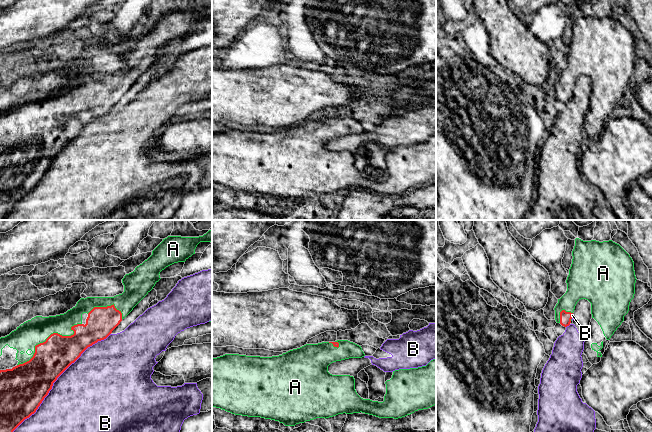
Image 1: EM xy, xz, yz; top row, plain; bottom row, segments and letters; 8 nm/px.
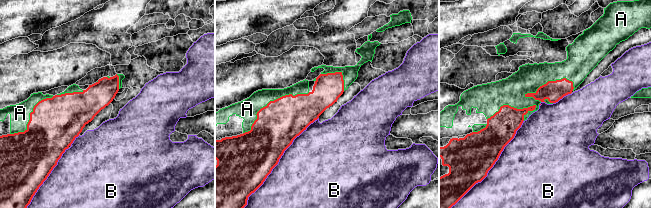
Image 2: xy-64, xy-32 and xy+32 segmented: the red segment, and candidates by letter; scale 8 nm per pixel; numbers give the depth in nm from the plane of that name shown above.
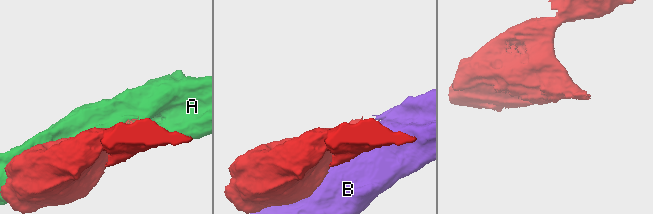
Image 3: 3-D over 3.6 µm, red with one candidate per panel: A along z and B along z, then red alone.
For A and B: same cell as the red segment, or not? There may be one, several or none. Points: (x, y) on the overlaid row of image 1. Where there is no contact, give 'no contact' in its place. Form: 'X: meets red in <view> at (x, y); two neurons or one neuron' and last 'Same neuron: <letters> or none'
A: meets red in xy at (49, 336); one neuron
B: meets red in xy at (56, 379); two neurons
Same neuron: A

